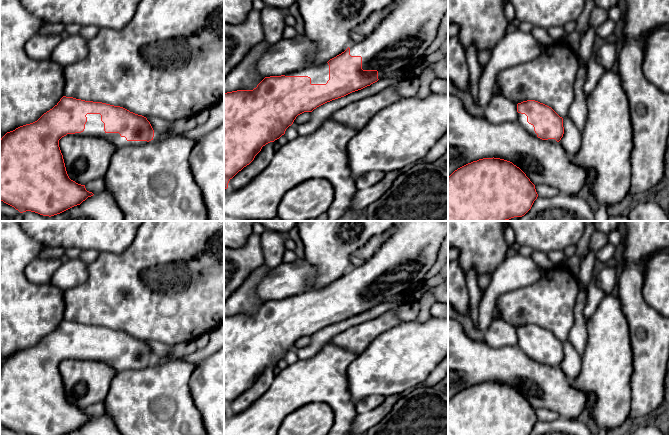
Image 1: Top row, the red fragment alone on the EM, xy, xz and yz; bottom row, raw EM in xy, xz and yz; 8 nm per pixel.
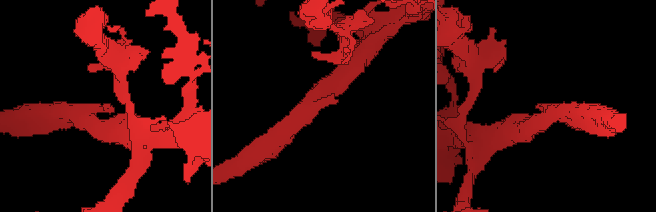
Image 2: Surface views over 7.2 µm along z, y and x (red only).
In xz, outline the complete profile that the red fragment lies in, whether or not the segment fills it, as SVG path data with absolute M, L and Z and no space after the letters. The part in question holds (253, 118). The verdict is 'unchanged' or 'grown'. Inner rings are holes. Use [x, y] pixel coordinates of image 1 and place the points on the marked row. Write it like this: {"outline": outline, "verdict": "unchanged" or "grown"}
{"outline": "M394 0L393 2L394 5L387 16L372 33L361 42L353 43L327 63L306 67L296 73L265 77L253 90L224 93L224 189L228 188L229 181L239 171L254 160L263 146L284 135L298 115L312 112L327 102L370 86L386 75L404 68L411 60L424 57L437 35L442 17L448 11L448 0Z", "verdict": "grown"}

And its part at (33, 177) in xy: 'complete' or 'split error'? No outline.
split error

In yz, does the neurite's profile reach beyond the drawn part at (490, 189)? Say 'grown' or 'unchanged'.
unchanged

